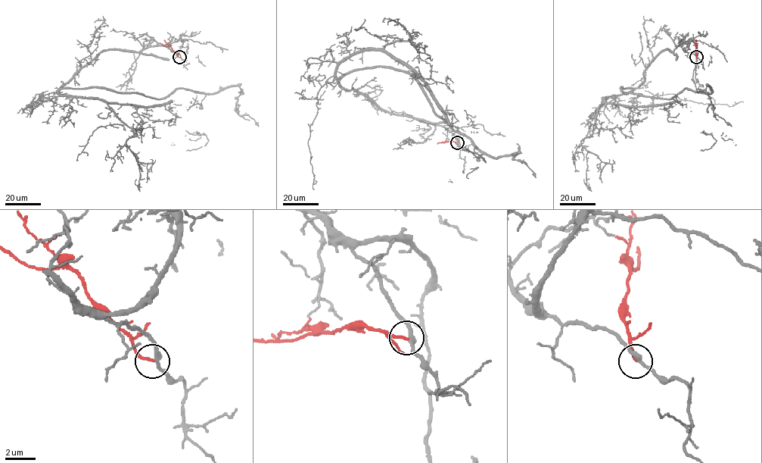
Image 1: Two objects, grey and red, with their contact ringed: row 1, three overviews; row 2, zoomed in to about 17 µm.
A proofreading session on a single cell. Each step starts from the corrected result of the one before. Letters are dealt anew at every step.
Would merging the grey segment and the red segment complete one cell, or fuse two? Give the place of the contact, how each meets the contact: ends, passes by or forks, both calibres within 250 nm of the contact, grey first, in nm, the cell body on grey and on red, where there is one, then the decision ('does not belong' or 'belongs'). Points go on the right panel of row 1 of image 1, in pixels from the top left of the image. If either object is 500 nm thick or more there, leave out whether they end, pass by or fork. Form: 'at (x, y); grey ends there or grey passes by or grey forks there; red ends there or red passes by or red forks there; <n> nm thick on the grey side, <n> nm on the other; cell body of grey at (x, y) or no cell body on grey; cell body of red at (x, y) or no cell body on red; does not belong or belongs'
at (696, 57); grey passes by; red ends there; 280 nm thick on the grey side, 170 nm on the other; no cell body on grey; no cell body on red; does not belong

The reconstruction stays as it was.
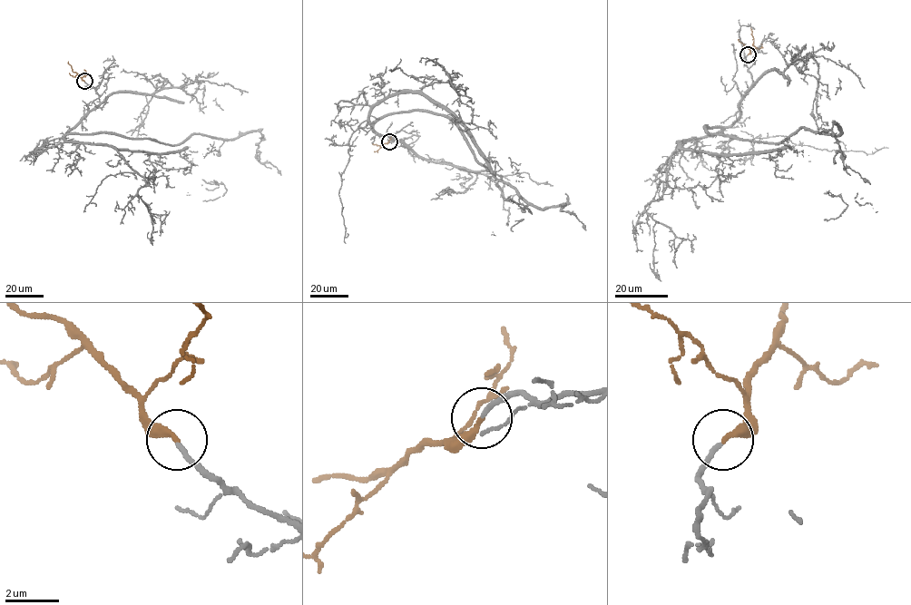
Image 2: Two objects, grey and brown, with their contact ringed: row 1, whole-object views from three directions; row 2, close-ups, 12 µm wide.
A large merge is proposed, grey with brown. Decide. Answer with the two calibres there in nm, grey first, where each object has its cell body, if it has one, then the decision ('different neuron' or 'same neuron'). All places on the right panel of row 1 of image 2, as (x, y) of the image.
calibres 170 and 240 nm; soma grey none; soma brown none; same neuron

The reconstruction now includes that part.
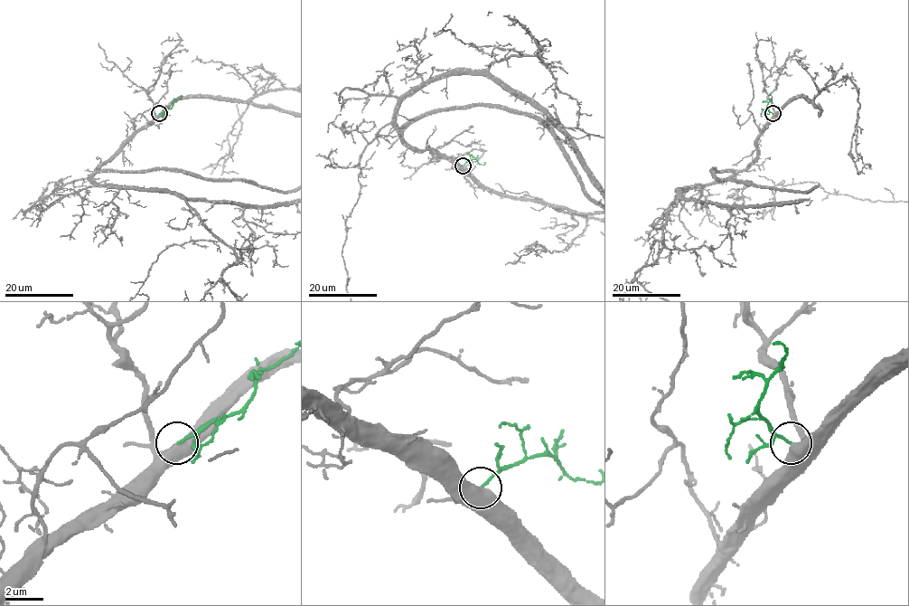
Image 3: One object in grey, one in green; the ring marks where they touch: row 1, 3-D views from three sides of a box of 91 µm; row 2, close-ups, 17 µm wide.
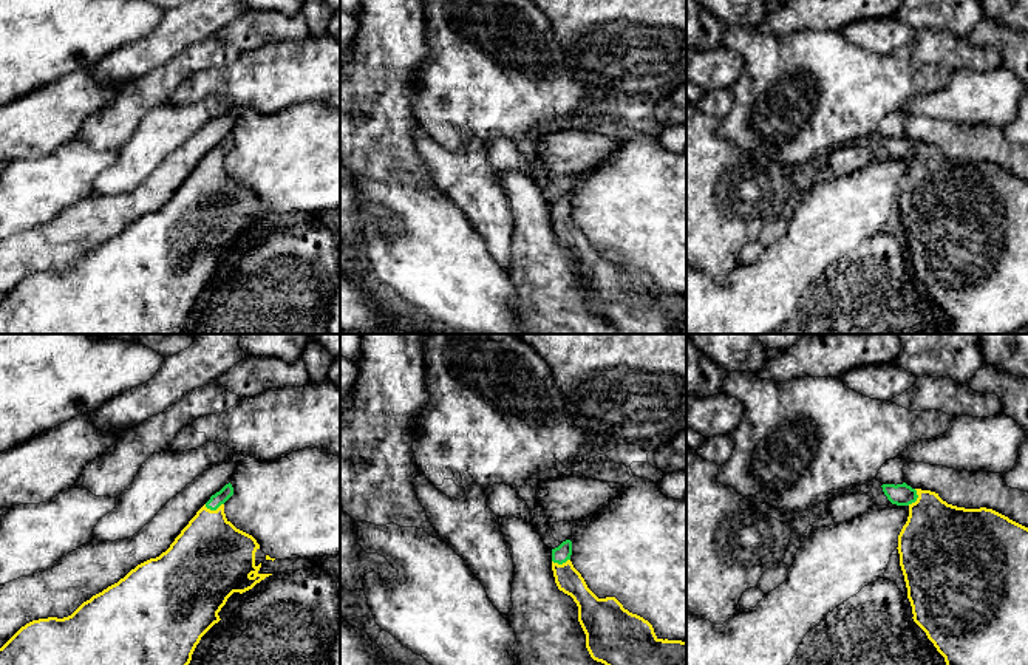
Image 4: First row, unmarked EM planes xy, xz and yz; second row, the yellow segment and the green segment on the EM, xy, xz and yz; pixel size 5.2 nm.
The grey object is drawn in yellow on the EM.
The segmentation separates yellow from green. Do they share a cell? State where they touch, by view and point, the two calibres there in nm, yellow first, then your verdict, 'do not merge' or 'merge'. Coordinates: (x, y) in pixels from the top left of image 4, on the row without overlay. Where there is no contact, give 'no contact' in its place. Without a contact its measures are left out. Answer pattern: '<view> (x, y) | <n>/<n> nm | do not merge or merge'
xy (214, 164) | 420/70 nm | merge

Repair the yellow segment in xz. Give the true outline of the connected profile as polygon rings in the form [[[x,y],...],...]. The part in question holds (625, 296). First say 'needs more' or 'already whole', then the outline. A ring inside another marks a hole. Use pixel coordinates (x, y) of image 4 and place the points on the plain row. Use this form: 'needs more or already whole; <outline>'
needs more; [[[570,193],[552,203],[552,224],[558,243],[578,260],[591,311],[609,320],[618,334],[686,334],[686,295],[659,292],[648,274],[625,263],[615,251],[598,252],[574,221],[570,209]]]

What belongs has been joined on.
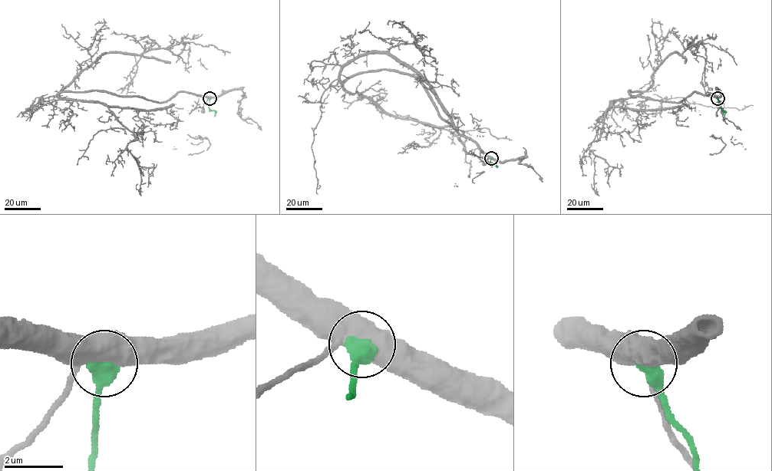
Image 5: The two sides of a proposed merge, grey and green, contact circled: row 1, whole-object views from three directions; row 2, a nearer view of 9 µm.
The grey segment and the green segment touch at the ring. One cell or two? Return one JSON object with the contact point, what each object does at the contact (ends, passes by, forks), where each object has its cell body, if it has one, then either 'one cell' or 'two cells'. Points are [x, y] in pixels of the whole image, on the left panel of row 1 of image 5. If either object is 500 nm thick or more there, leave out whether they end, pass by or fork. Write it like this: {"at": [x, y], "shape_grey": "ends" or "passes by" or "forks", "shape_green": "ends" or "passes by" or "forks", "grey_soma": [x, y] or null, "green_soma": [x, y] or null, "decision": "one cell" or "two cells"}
{"at": [209, 98], "grey_soma": null, "green_soma": null, "decision": "two cells"}

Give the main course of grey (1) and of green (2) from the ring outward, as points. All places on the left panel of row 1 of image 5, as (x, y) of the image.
1: (209, 98), (176, 92), (156, 102), (62, 90), (107, 53), (167, 48), (179, 54), (183, 43), (207, 69)
2: (209, 98), (208, 107), (215, 112), (214, 116)

